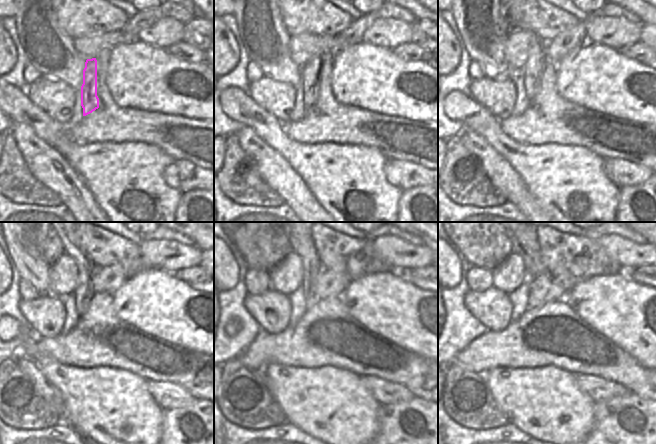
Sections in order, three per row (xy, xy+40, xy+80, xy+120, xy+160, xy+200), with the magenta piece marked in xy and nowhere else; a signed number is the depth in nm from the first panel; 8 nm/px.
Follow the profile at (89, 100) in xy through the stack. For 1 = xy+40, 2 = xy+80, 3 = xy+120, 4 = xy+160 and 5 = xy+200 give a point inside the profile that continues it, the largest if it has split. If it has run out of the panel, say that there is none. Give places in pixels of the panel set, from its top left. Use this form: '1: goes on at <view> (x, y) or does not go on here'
1: goes on at xy+40 (310, 72)
2: goes on at xy+80 (533, 70)
3: goes on at xy+120 (84, 291)
4: goes on at xy+160 (301, 243)
5: goes on at xy+200 (528, 278)

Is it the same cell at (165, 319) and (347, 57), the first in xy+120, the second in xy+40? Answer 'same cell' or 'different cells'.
same cell

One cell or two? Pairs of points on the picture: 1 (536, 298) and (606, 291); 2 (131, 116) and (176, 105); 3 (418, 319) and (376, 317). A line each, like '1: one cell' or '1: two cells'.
1: two cells
2: two cells
3: one cell

